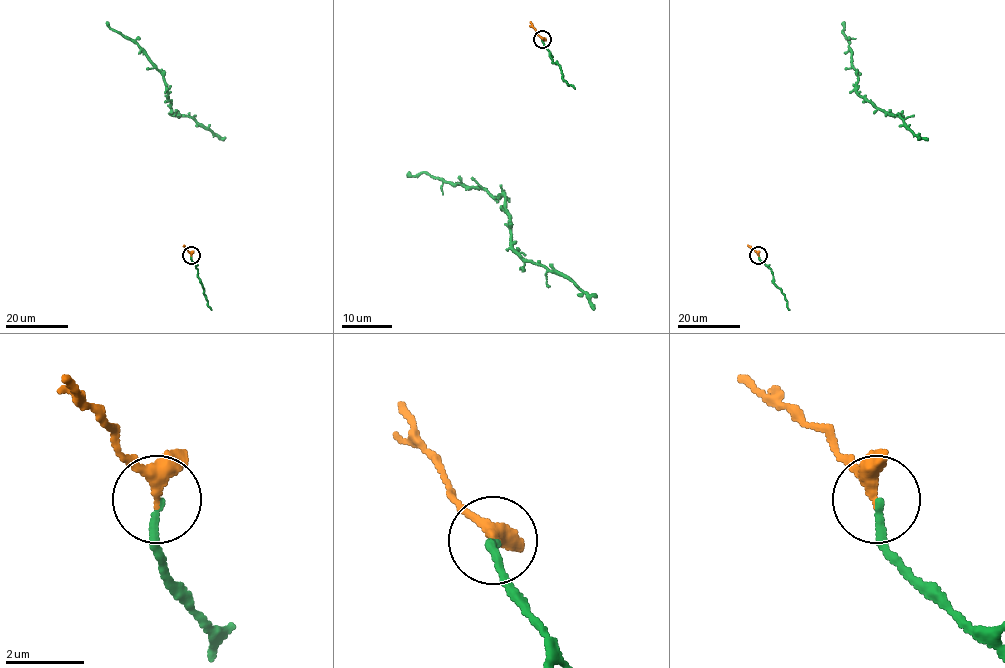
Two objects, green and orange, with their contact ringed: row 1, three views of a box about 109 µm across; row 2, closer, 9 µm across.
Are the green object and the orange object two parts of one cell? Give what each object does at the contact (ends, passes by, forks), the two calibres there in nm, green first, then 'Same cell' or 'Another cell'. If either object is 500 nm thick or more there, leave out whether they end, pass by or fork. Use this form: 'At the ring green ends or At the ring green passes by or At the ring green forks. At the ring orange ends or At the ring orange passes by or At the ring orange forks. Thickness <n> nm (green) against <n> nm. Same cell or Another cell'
At the ring green ends. At the ring orange passes by. Thickness 190 nm (green) against 300 nm. Same cell

